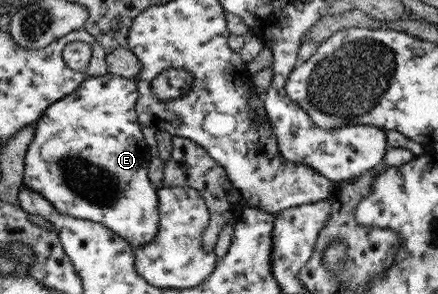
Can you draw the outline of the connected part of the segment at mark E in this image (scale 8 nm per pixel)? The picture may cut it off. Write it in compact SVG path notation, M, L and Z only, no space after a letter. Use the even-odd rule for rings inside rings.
M115 73L89 76L75 92L65 96L38 120L37 135L29 150L24 185L44 193L51 204L69 217L100 222L123 237L132 248L156 240L160 228L160 201L157 189L147 177L150 150L137 123L135 101L139 101L137 81ZM51 139L65 139L65 145L45 145Z

